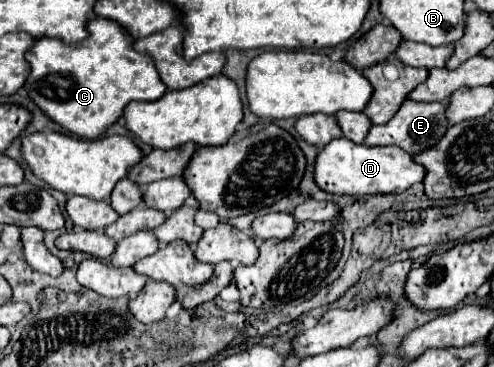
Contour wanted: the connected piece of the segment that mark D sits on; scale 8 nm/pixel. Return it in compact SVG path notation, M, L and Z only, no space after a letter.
M335 138L315 158L315 184L331 194L399 194L409 186L423 182L423 166L415 164L413 158L395 146L371 148L365 144L355 144L347 138Z

